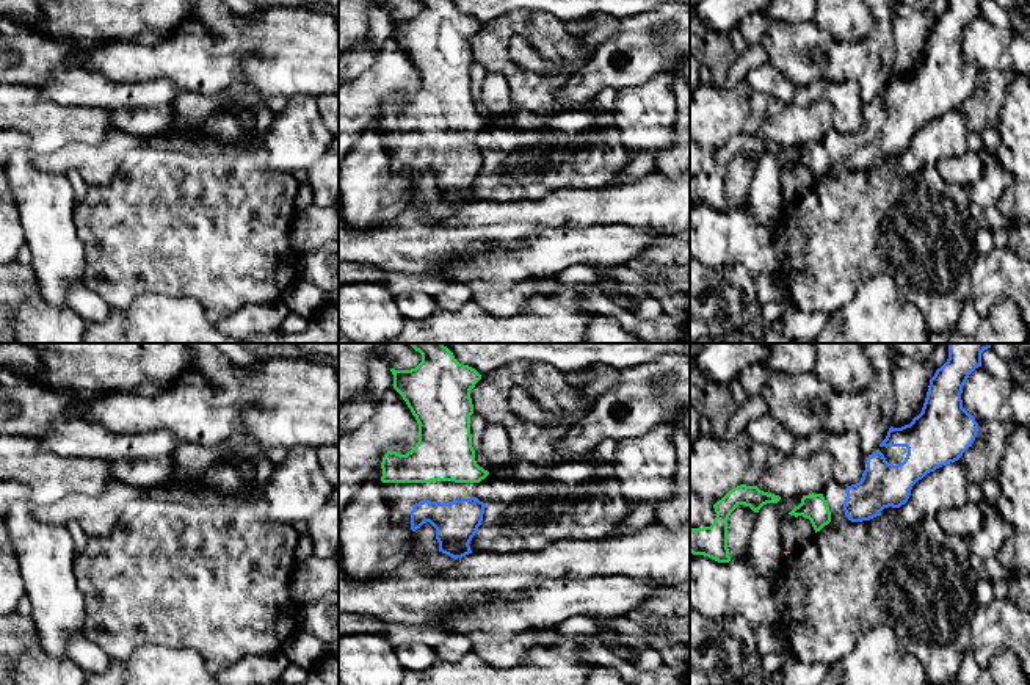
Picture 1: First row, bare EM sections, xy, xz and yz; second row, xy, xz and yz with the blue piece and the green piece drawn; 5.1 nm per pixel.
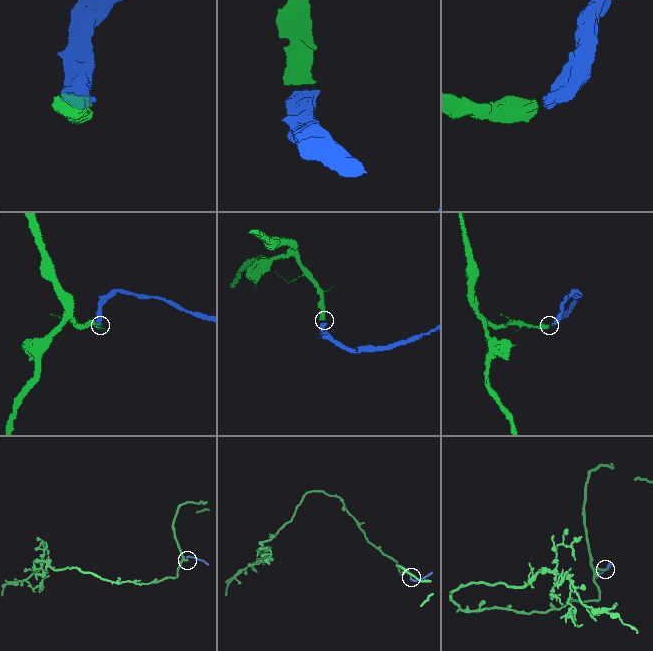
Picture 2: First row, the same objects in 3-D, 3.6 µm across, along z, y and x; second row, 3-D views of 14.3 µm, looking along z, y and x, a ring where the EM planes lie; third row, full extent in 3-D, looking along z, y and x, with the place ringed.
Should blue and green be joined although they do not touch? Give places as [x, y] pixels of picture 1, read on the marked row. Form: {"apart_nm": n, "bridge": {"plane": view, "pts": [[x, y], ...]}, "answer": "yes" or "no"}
{"apart_nm": 70, "bridge": {"plane": "yz", "pts": [[844, 510], [830, 511]]}, "answer": "yes"}

